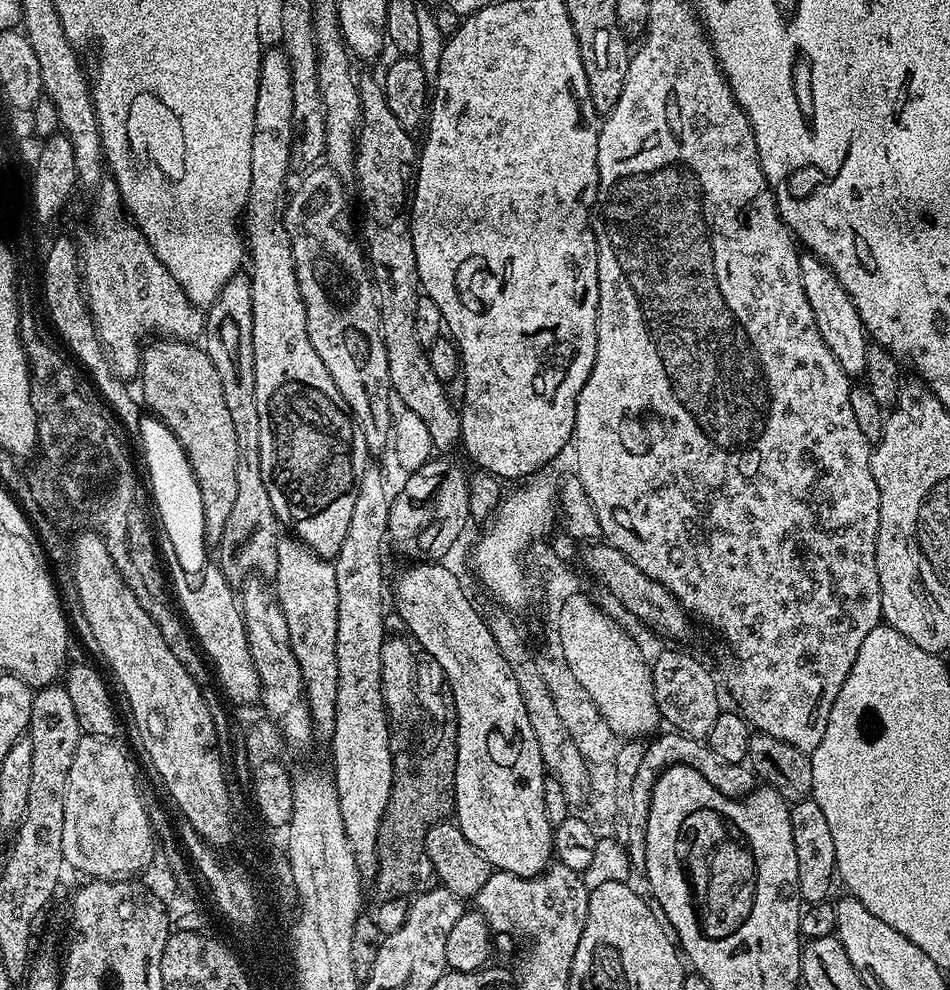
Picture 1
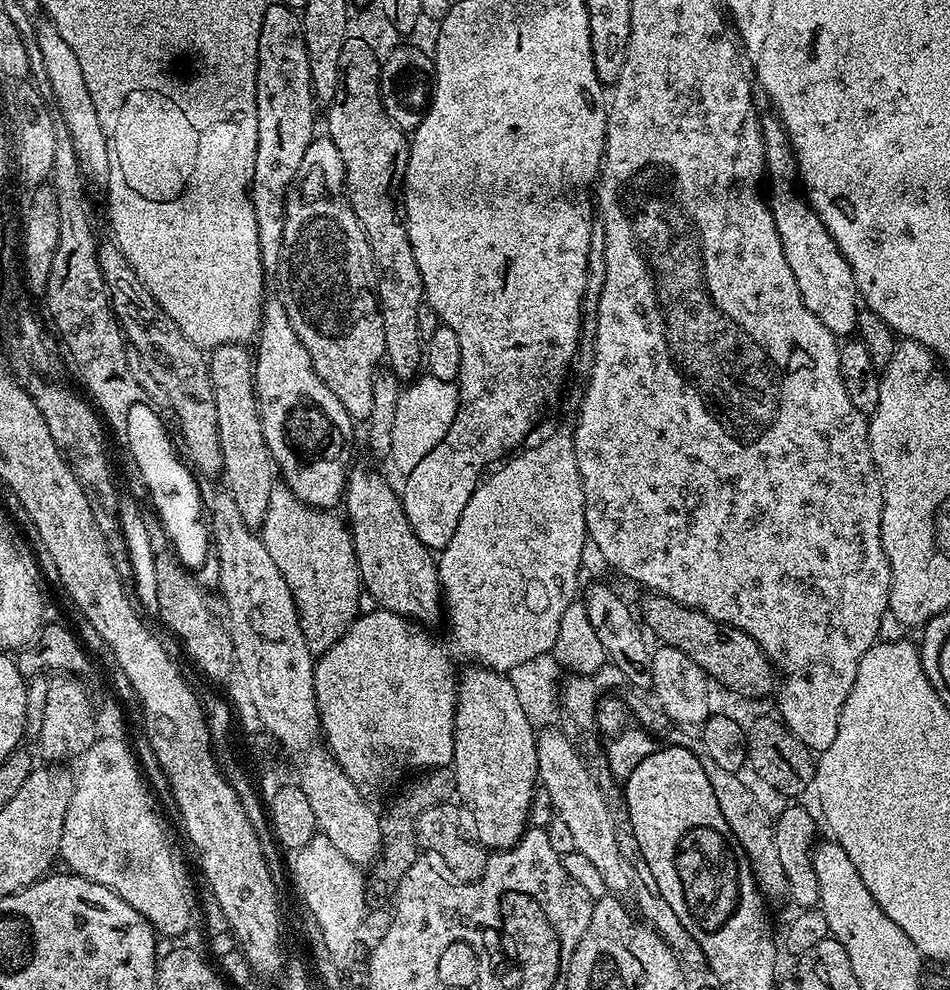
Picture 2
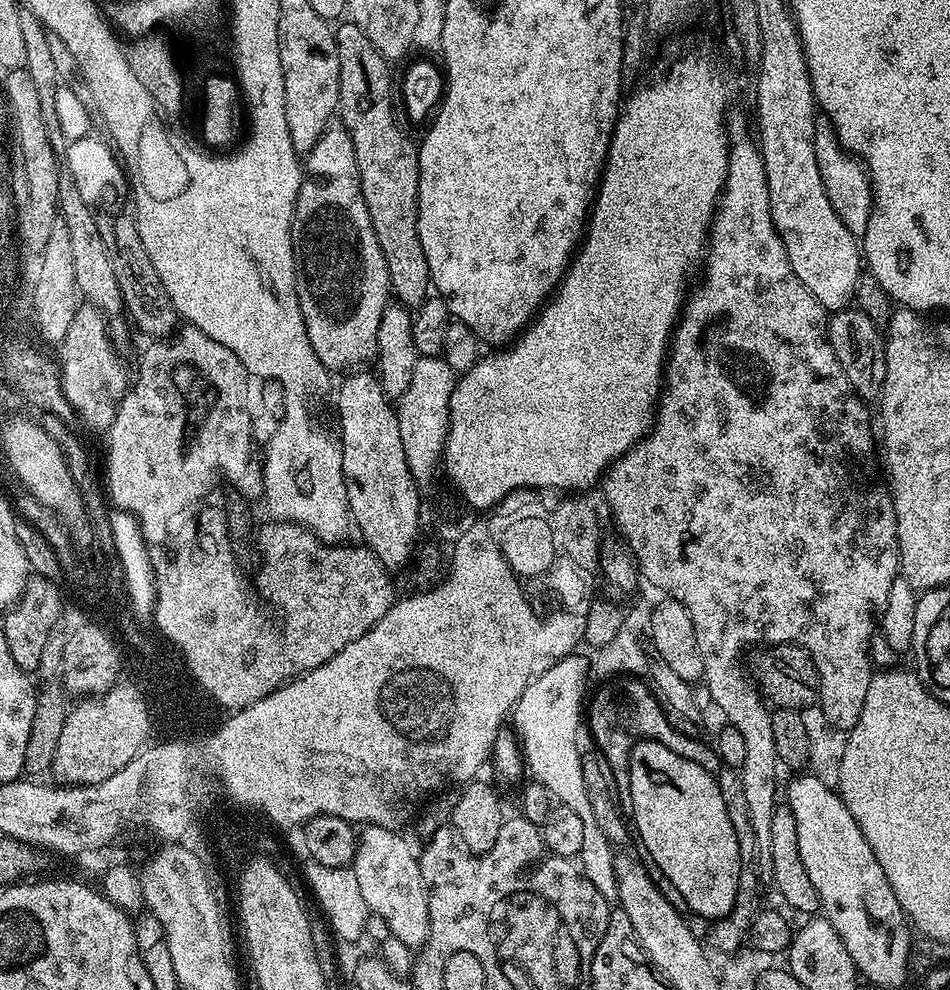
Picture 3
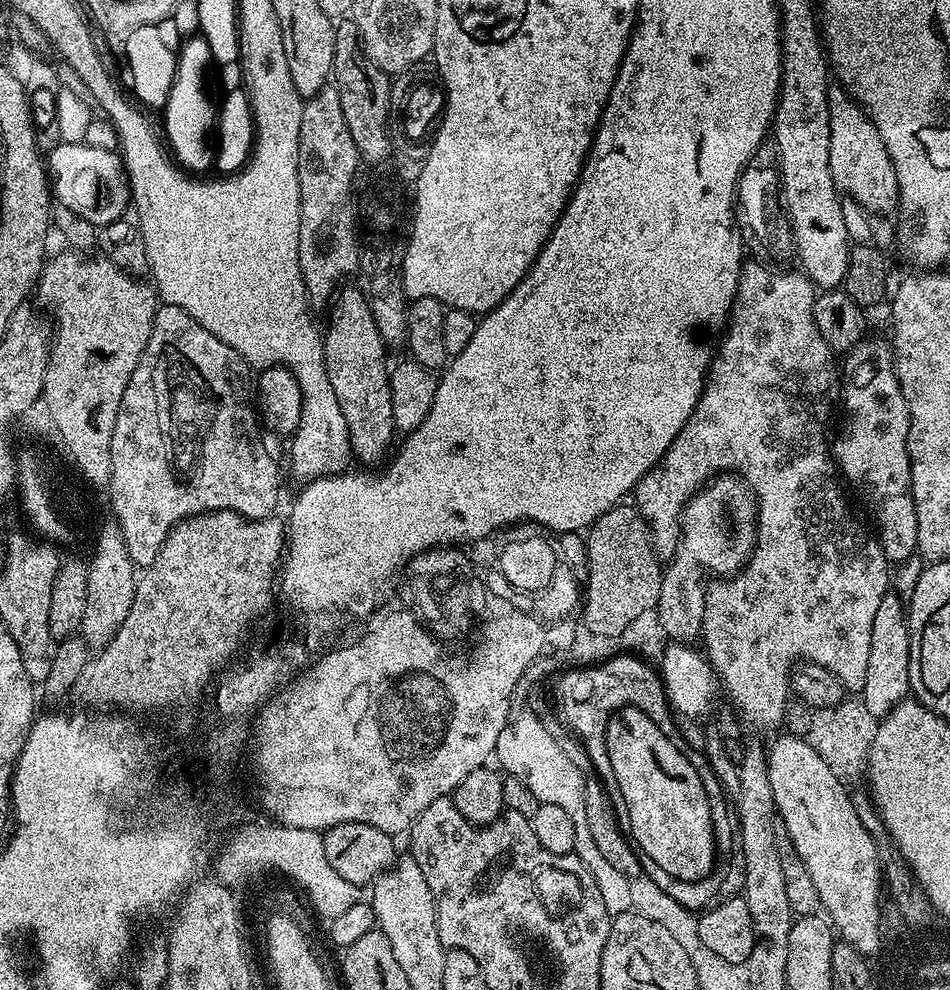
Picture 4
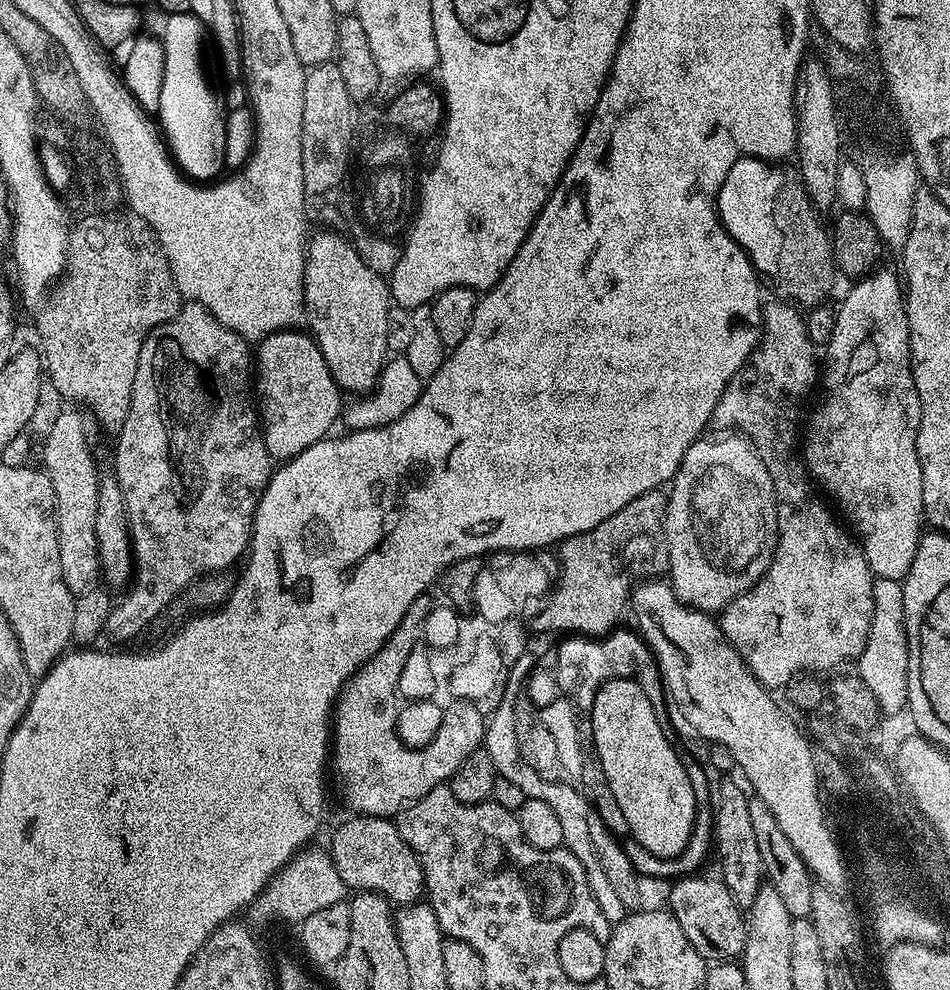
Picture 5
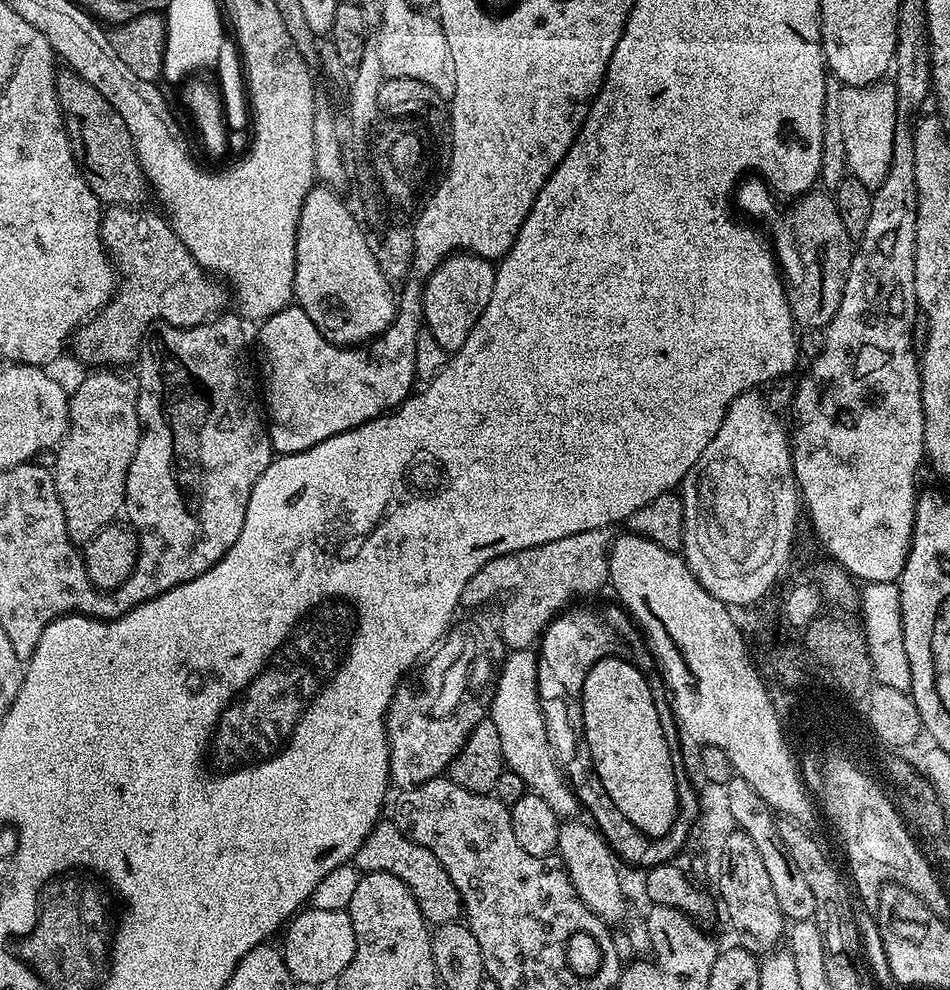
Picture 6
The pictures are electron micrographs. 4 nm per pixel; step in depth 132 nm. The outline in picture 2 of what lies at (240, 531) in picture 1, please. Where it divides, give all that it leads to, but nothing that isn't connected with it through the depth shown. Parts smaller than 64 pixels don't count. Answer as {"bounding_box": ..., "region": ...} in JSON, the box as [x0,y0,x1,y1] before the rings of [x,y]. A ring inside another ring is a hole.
{"bounding_box":[211,344,278,529],"region":[[[223,344],[211,349],[212,385],[218,406],[218,428],[227,489],[238,502],[242,518],[252,529],[259,529],[270,506],[270,494],[278,480],[278,472],[262,430],[260,402],[256,399],[256,366],[251,351],[244,344]]]}

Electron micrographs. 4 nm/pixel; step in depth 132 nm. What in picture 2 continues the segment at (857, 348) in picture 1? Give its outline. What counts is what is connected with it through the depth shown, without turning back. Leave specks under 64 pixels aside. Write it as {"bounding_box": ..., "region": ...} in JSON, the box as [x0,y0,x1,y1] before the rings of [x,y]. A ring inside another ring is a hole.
{"bounding_box":[760,114,862,338],"region":[[[775,114],[765,115],[760,121],[760,129],[764,135],[766,180],[769,185],[772,183],[772,192],[770,188],[772,217],[774,218],[774,226],[778,226],[778,234],[782,238],[782,250],[786,253],[786,262],[790,262],[790,270],[794,270],[794,282],[798,282],[798,290],[810,312],[828,330],[833,332],[837,338],[851,337],[856,332],[856,319],[859,318],[862,311],[862,301],[854,274],[850,270],[838,242],[834,240],[830,230],[822,222],[822,218],[818,218],[818,214],[813,210],[812,205],[798,191],[796,152],[792,148],[792,143],[788,141],[788,131],[780,123],[780,117]]]}

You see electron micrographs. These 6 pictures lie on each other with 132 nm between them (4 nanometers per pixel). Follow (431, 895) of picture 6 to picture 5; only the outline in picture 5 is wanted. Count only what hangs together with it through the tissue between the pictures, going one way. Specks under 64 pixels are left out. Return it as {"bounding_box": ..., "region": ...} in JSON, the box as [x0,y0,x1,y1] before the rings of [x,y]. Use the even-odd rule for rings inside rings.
{"bounding_box":[330,814,426,906],"region":[[[352,814],[349,817],[349,820],[344,820],[337,826],[336,833],[332,836],[332,848],[330,847],[332,861],[342,878],[345,889],[355,890],[357,893],[376,892],[396,906],[417,903],[426,892],[424,870],[420,865],[420,857],[416,856],[412,847],[404,841],[395,823],[382,816]]]}

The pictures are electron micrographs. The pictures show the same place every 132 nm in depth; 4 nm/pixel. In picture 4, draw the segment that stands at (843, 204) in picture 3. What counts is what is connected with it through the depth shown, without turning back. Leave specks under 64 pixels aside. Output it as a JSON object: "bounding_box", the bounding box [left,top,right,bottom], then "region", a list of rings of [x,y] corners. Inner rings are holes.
{"bounding_box":[827,82,899,213],"region":[[[838,82],[829,83],[827,109],[830,123],[830,174],[837,191],[861,205],[867,213],[893,211],[899,203],[897,175],[872,120],[849,95],[847,88]]]}

